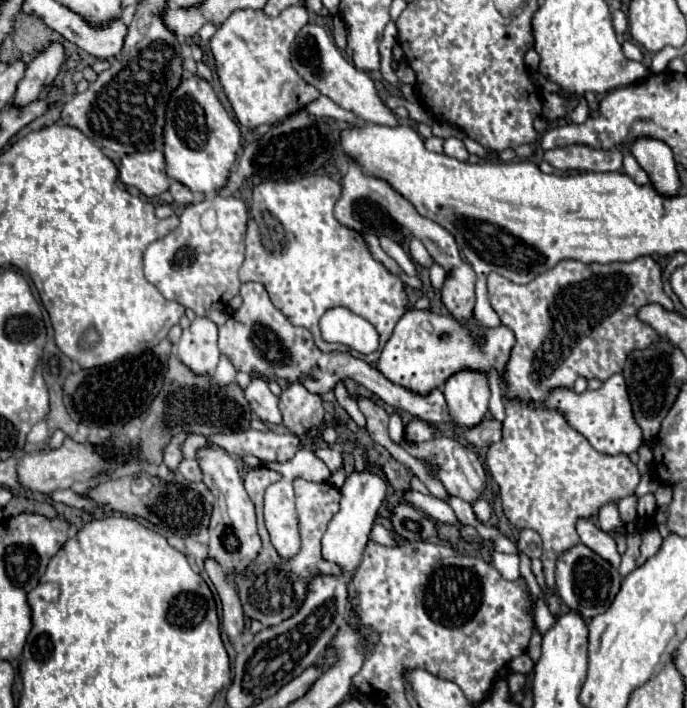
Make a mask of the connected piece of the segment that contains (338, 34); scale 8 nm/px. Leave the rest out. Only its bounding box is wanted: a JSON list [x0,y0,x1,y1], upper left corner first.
[332,16,346,50]

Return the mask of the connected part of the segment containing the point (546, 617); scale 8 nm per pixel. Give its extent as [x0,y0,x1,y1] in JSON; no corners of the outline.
[534,600,556,634]

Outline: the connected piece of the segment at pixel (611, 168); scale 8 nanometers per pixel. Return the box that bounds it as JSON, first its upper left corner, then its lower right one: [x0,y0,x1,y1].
[544,146,624,172]

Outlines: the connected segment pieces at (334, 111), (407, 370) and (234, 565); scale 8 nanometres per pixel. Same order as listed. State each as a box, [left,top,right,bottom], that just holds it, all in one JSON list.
[[306,96,360,126],[376,310,514,396],[196,444,262,576]]

